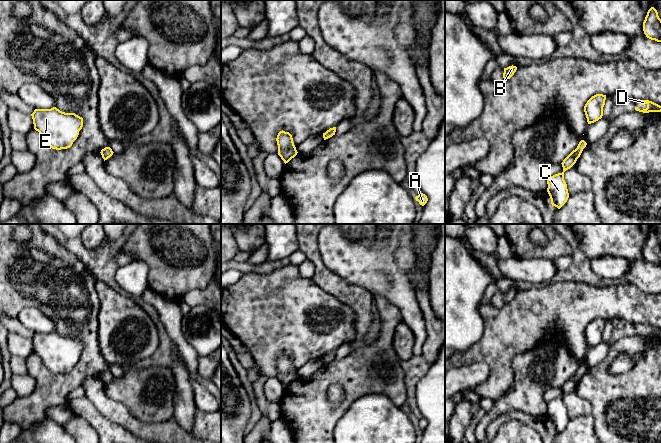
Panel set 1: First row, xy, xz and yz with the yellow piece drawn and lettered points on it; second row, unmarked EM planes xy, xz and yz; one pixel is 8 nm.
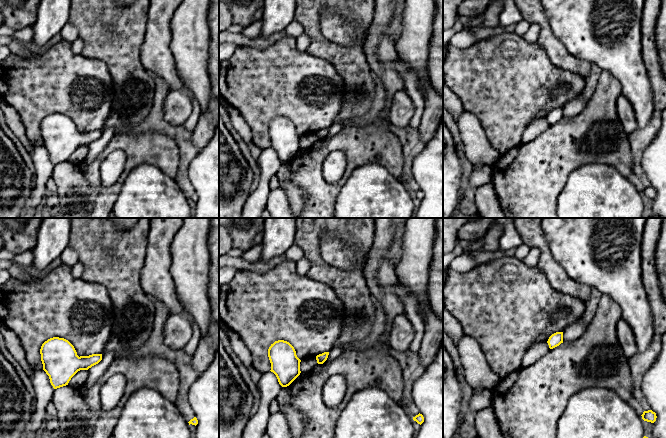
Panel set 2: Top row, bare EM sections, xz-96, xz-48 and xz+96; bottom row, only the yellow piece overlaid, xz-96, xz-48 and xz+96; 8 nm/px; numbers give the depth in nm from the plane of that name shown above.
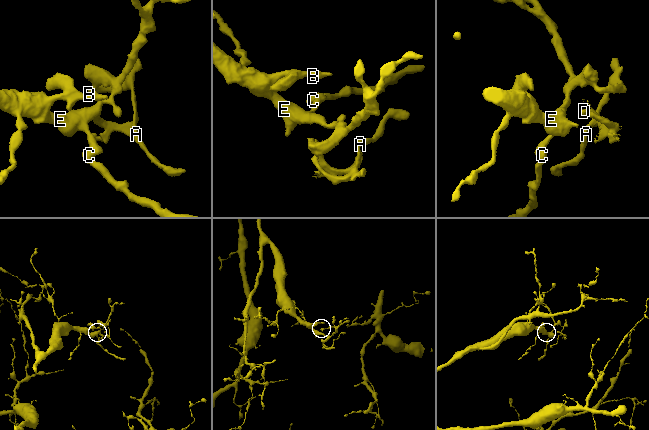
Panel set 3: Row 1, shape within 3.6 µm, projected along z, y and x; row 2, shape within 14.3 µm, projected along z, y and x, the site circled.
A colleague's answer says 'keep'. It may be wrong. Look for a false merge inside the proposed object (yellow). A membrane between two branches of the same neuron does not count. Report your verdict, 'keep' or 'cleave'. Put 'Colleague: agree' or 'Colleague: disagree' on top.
Colleague: agree
keep

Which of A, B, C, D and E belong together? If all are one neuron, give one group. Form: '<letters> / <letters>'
A B C D E

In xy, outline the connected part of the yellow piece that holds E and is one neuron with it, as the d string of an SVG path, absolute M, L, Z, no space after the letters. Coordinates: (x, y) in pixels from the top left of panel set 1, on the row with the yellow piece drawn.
M53 107L35 109L31 114L34 129L52 149L70 148L83 127L83 118L75 113L65 113Z

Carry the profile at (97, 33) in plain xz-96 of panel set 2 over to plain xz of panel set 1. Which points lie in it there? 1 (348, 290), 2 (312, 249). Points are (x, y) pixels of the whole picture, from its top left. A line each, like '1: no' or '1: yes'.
1: yes
2: yes

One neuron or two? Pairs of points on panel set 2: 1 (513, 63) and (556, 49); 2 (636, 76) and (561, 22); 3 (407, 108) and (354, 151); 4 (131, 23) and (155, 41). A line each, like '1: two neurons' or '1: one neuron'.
1: two neurons
2: one neuron
3: two neurons
4: two neurons

